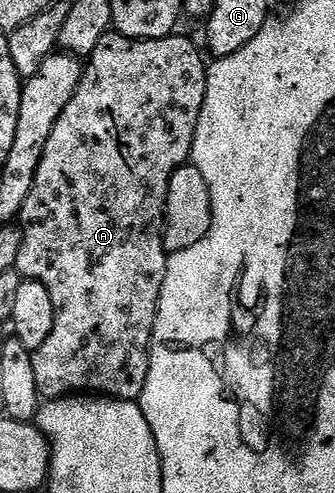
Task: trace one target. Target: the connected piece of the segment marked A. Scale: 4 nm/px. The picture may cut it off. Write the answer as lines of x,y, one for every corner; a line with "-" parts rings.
110,30
106,36
99,38
99,46
95,46
95,50
87,58
81,81
71,102
67,102
63,114
59,114
59,122
55,122
55,128
51,130
51,138
47,138
43,162
39,162
39,170
35,174
35,186
31,186
27,202
23,202
19,217
23,235
16,271
26,280
43,282
43,286
47,286
47,294
51,294
51,306
55,306
51,334
43,342
43,346
39,346
39,350
33,353
37,395
45,400
59,400
63,396
74,395
78,390
112,396
115,400
137,400
141,395
141,387
145,384
149,369
149,335
153,332
153,314
157,310
157,297
161,295
167,263
167,253
162,241
158,237
156,240
149,231
162,215
171,178
180,168
186,167
193,155
193,139
205,97
206,57
200,47
197,49
187,37
181,35
164,36
158,40
132,40
116,30

